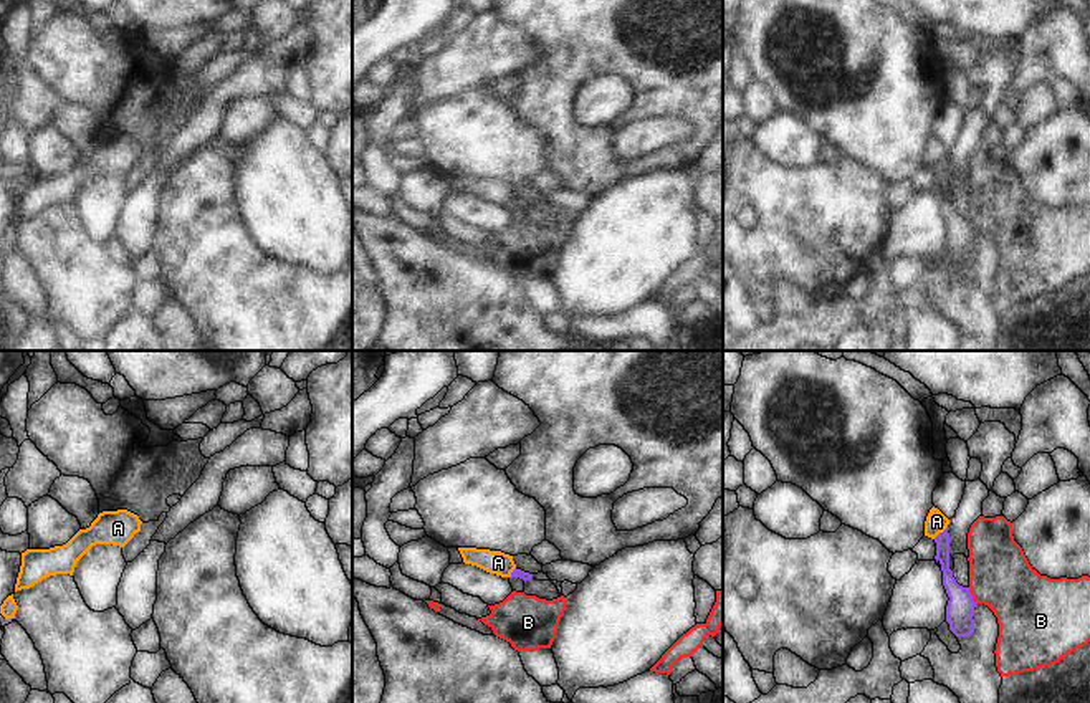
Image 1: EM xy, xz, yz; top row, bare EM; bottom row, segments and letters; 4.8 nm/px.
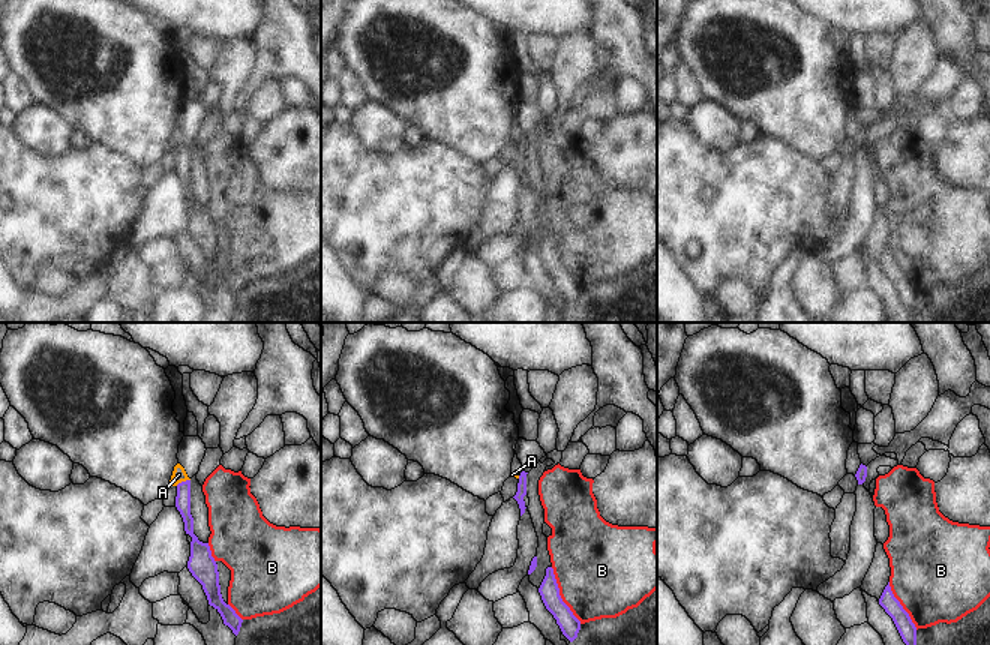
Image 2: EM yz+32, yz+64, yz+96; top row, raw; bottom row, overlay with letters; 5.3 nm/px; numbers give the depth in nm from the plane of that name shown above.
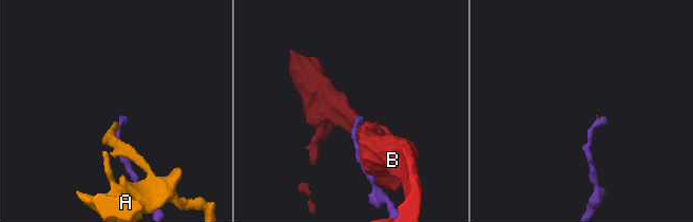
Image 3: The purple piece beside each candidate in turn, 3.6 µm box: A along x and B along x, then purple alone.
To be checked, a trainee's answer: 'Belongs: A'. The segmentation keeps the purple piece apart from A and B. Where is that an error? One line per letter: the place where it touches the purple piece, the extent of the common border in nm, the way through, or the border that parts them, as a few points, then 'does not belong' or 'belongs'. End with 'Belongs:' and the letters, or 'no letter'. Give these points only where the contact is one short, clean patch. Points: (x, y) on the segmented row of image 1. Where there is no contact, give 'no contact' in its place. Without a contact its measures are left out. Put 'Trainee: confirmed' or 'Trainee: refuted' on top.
Trainee: refuted
A: contact yz (940, 533); length 90 nm; border yz (946, 526), (933, 538); does not belong
B: contact yz (971, 596); length 90 nm; does not belong
Belongs: no letter

